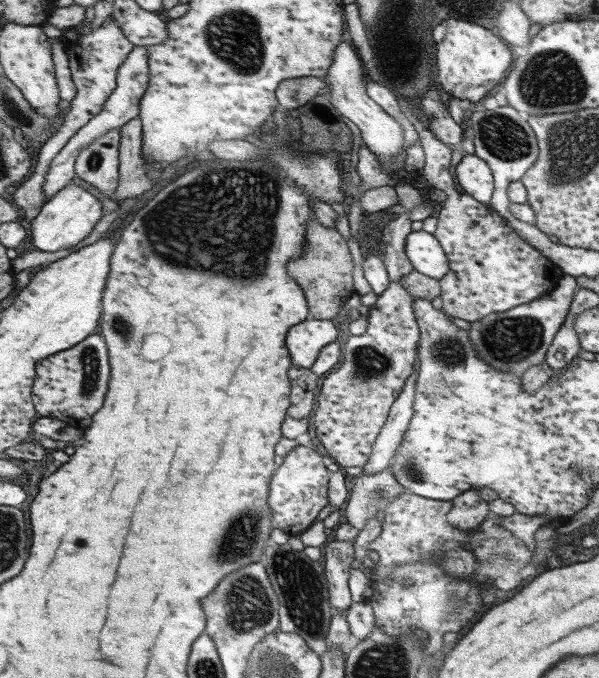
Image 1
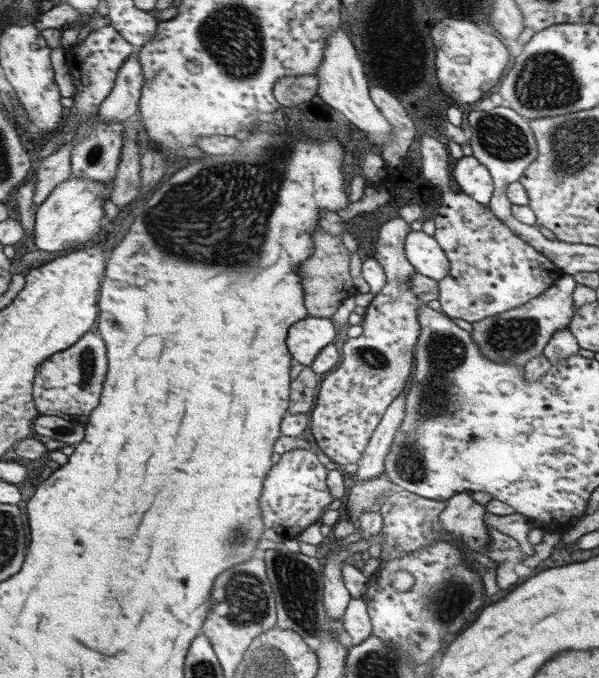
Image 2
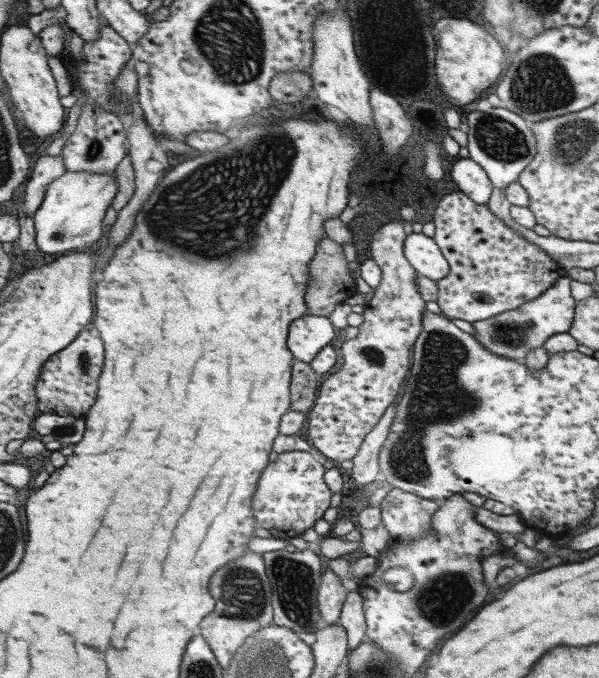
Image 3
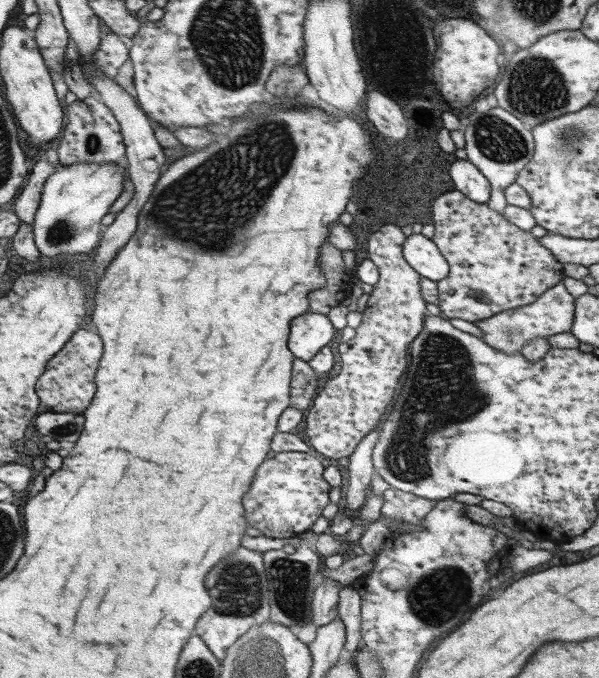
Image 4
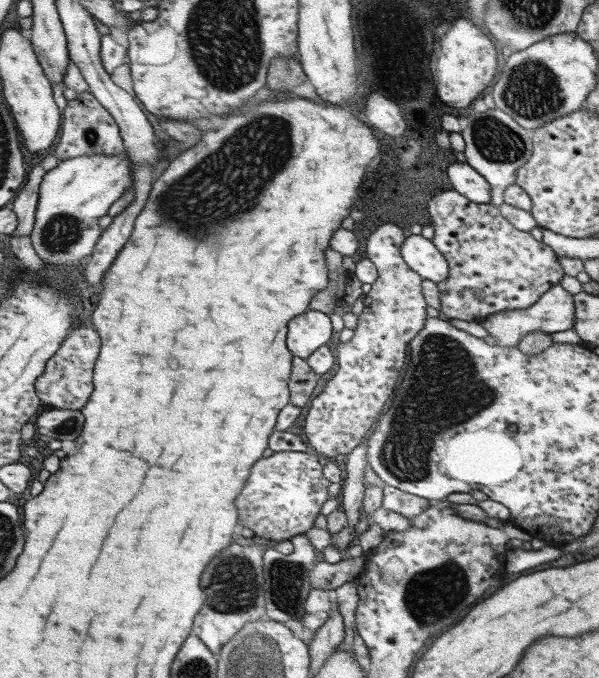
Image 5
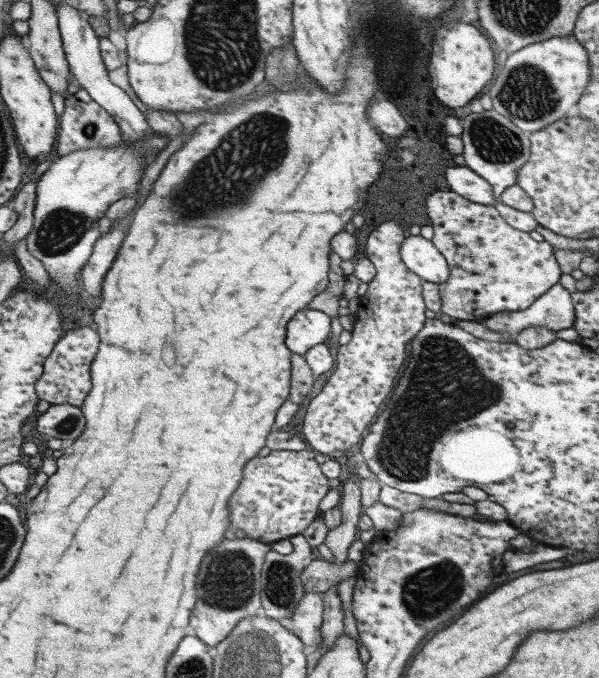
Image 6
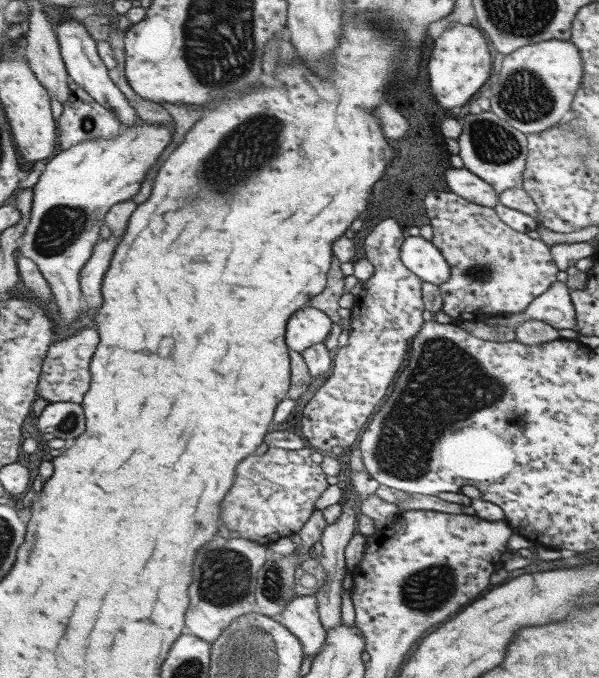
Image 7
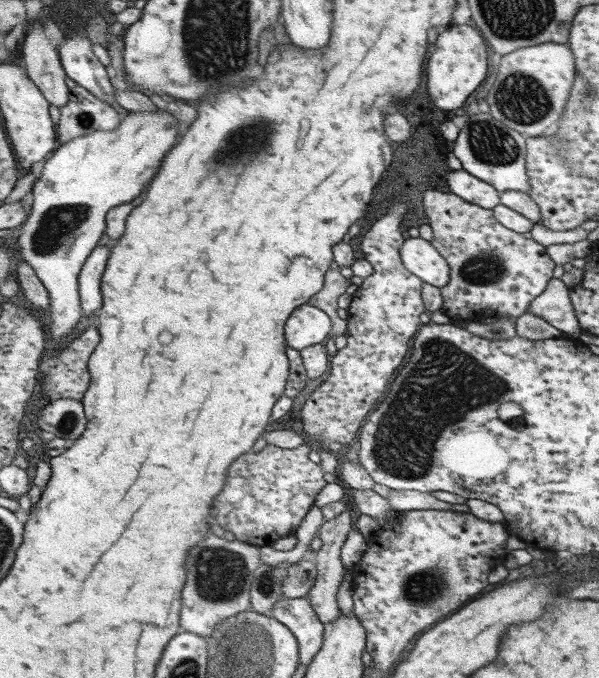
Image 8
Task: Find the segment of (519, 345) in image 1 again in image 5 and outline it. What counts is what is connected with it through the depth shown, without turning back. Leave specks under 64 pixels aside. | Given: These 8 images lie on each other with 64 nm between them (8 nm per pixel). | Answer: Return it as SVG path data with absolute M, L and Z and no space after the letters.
M554 284L531 307L514 311L496 312L479 322L487 331L485 341L490 345L515 347L530 332L546 332L549 335L570 333L574 326L574 299L560 284Z

